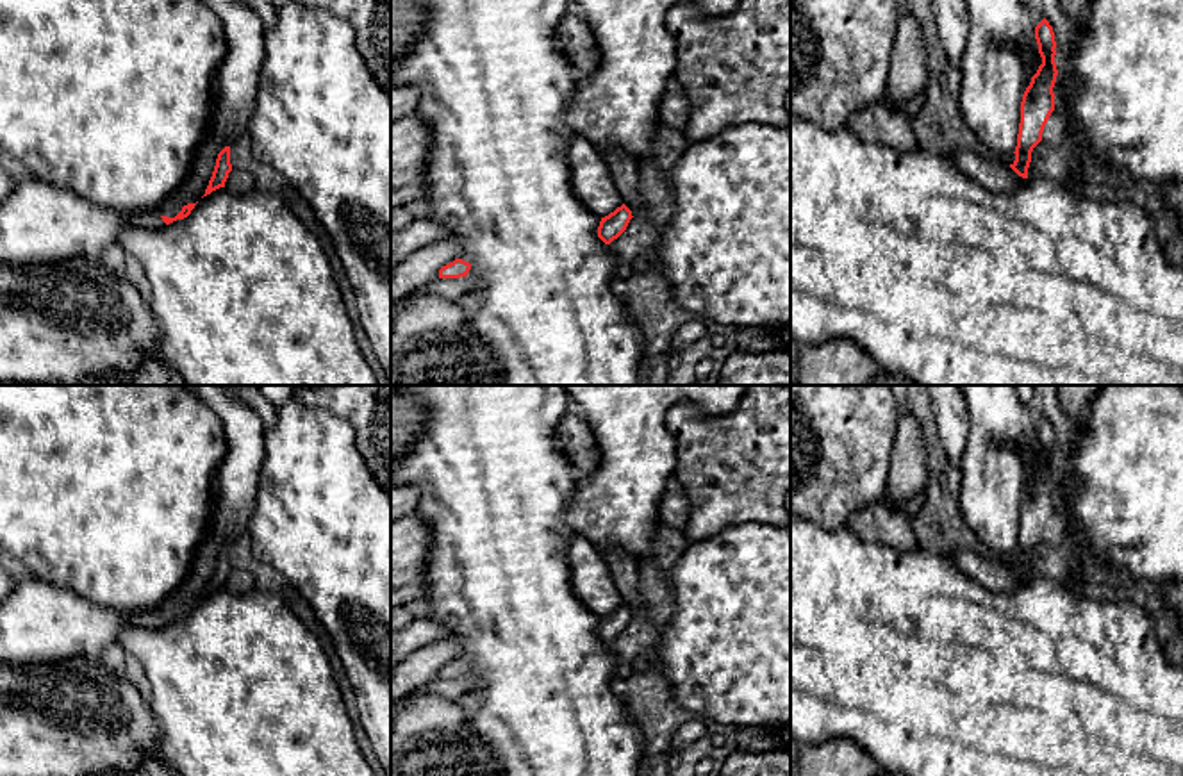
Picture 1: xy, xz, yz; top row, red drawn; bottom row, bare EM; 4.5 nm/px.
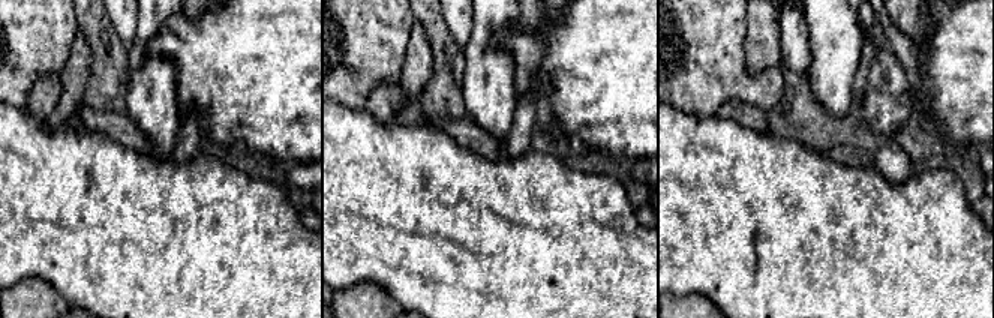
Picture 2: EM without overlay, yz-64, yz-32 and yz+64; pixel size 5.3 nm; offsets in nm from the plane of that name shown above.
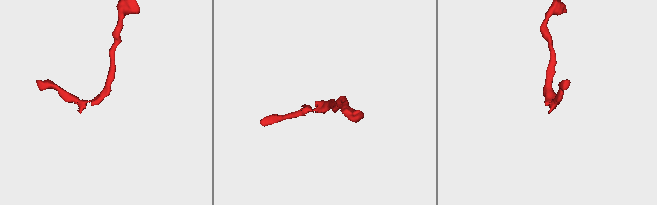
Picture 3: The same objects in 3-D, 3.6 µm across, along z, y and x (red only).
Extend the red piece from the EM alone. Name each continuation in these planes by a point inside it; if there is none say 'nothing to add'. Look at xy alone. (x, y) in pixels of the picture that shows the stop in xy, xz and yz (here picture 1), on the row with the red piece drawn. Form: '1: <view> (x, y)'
1: xy (152, 218)

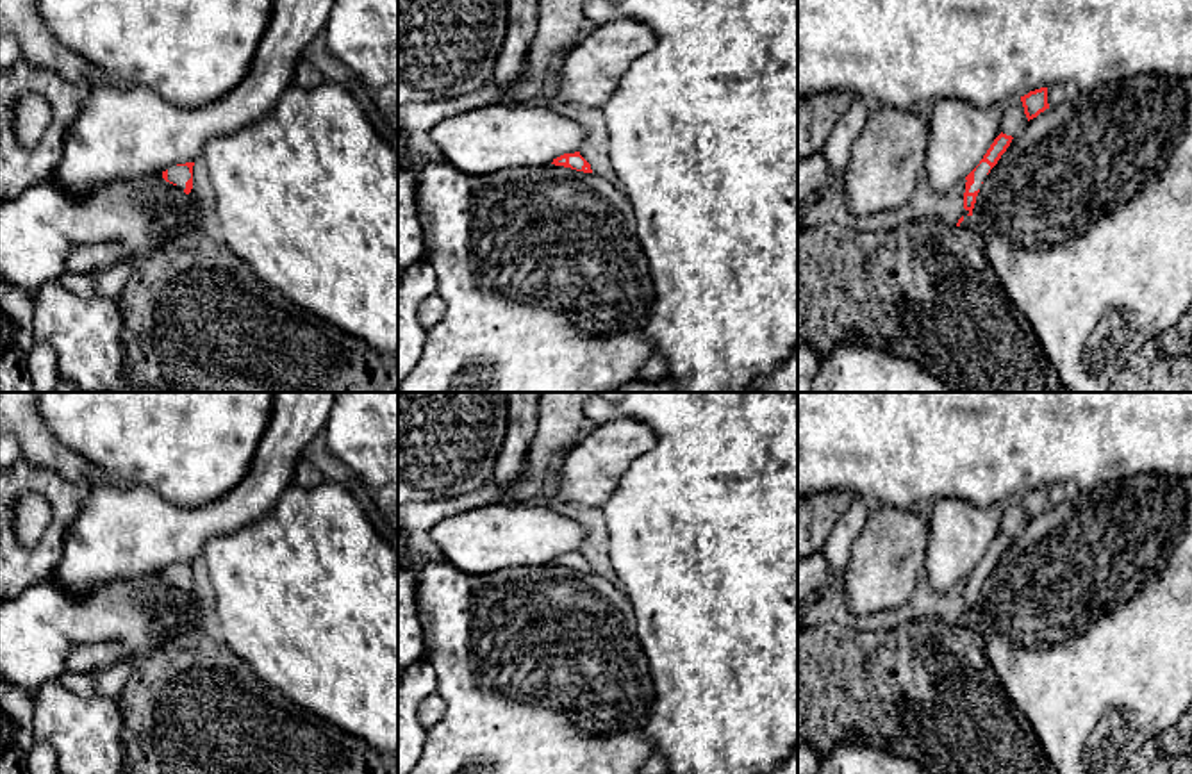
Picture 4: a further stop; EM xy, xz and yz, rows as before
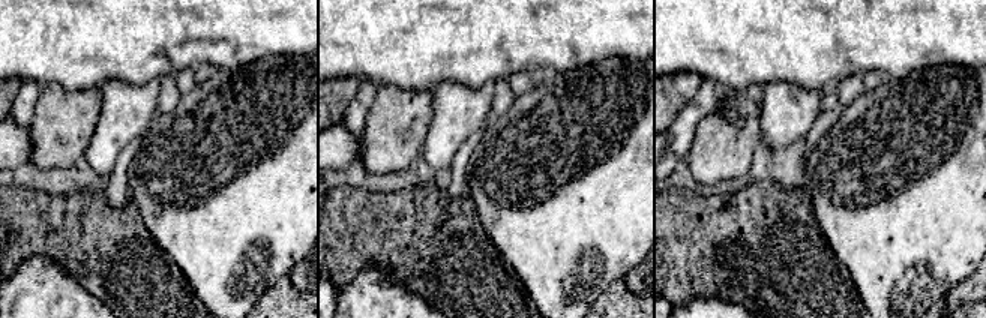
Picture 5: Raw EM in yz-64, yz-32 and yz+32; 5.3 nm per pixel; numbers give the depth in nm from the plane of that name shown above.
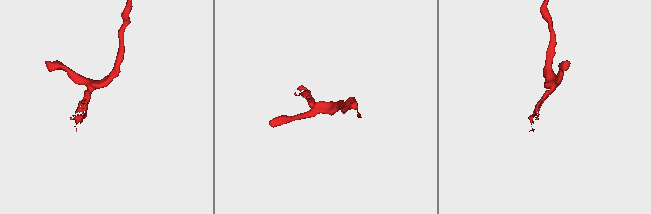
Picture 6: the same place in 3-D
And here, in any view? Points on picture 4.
1: yz (982, 170)

